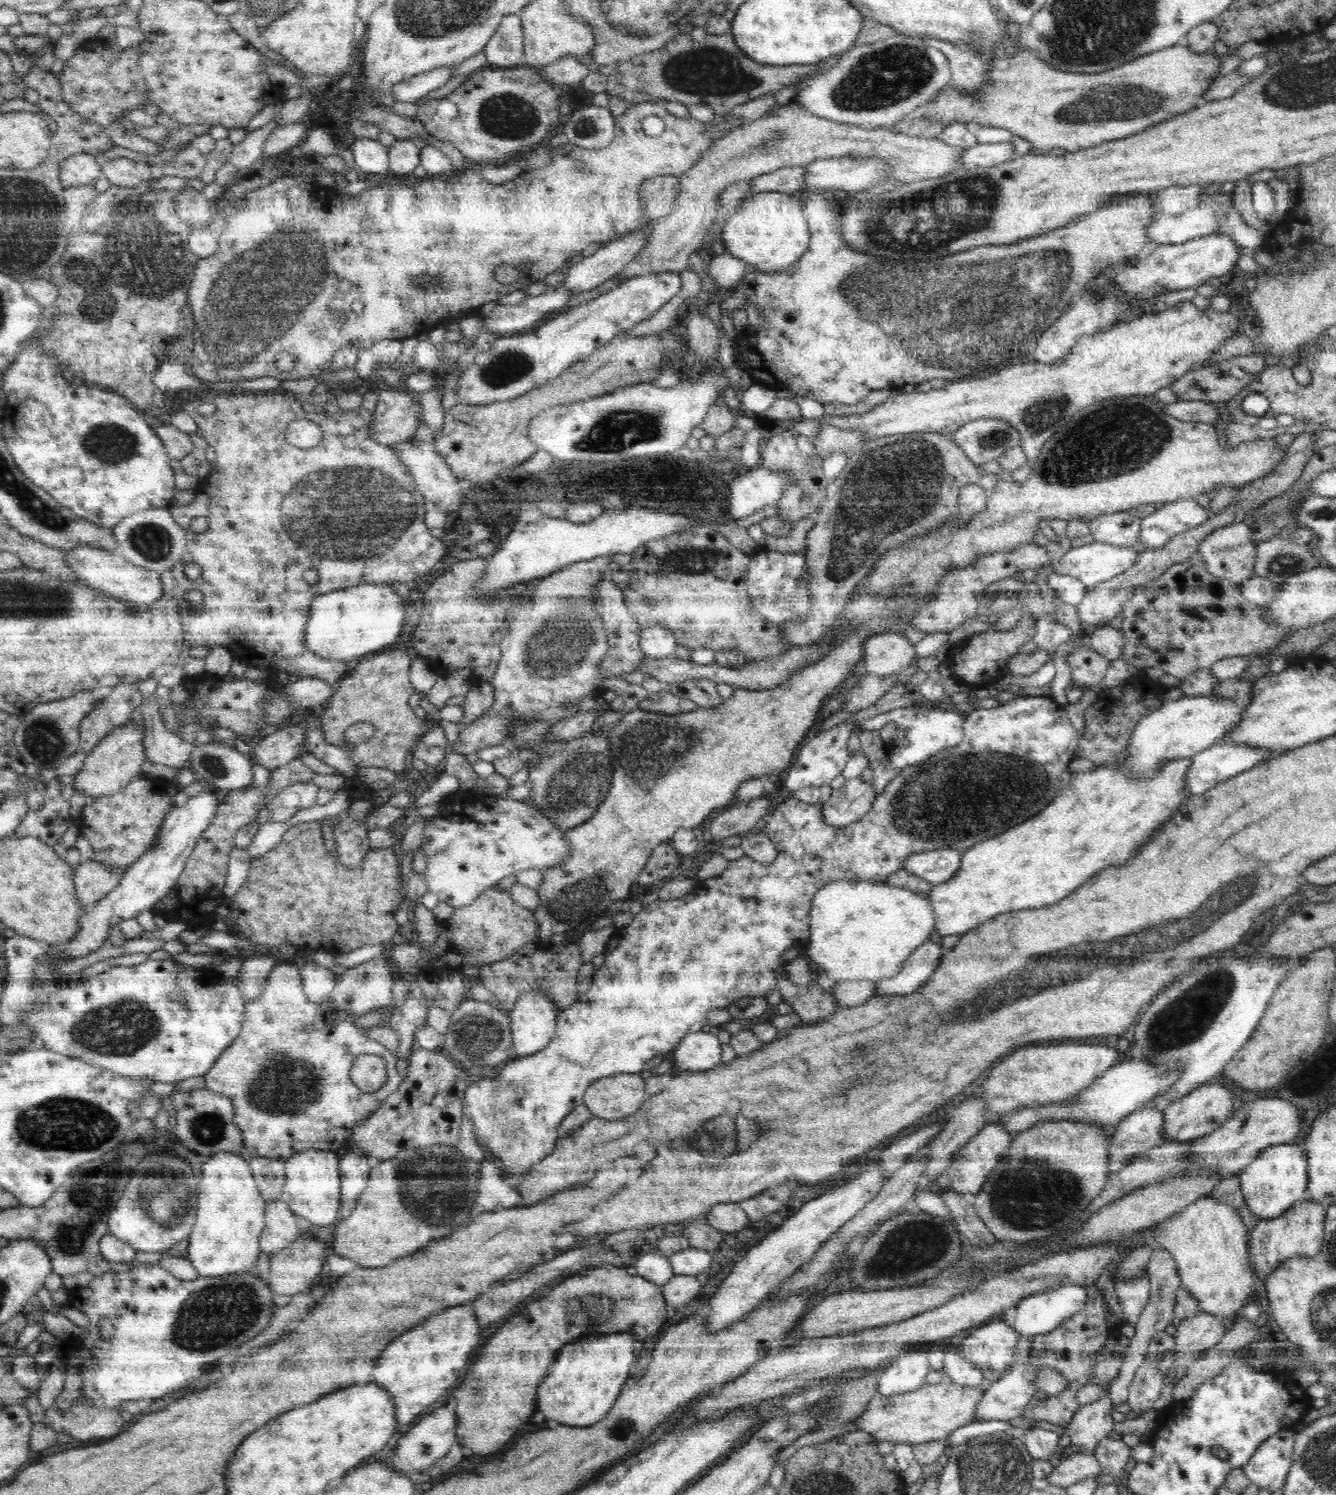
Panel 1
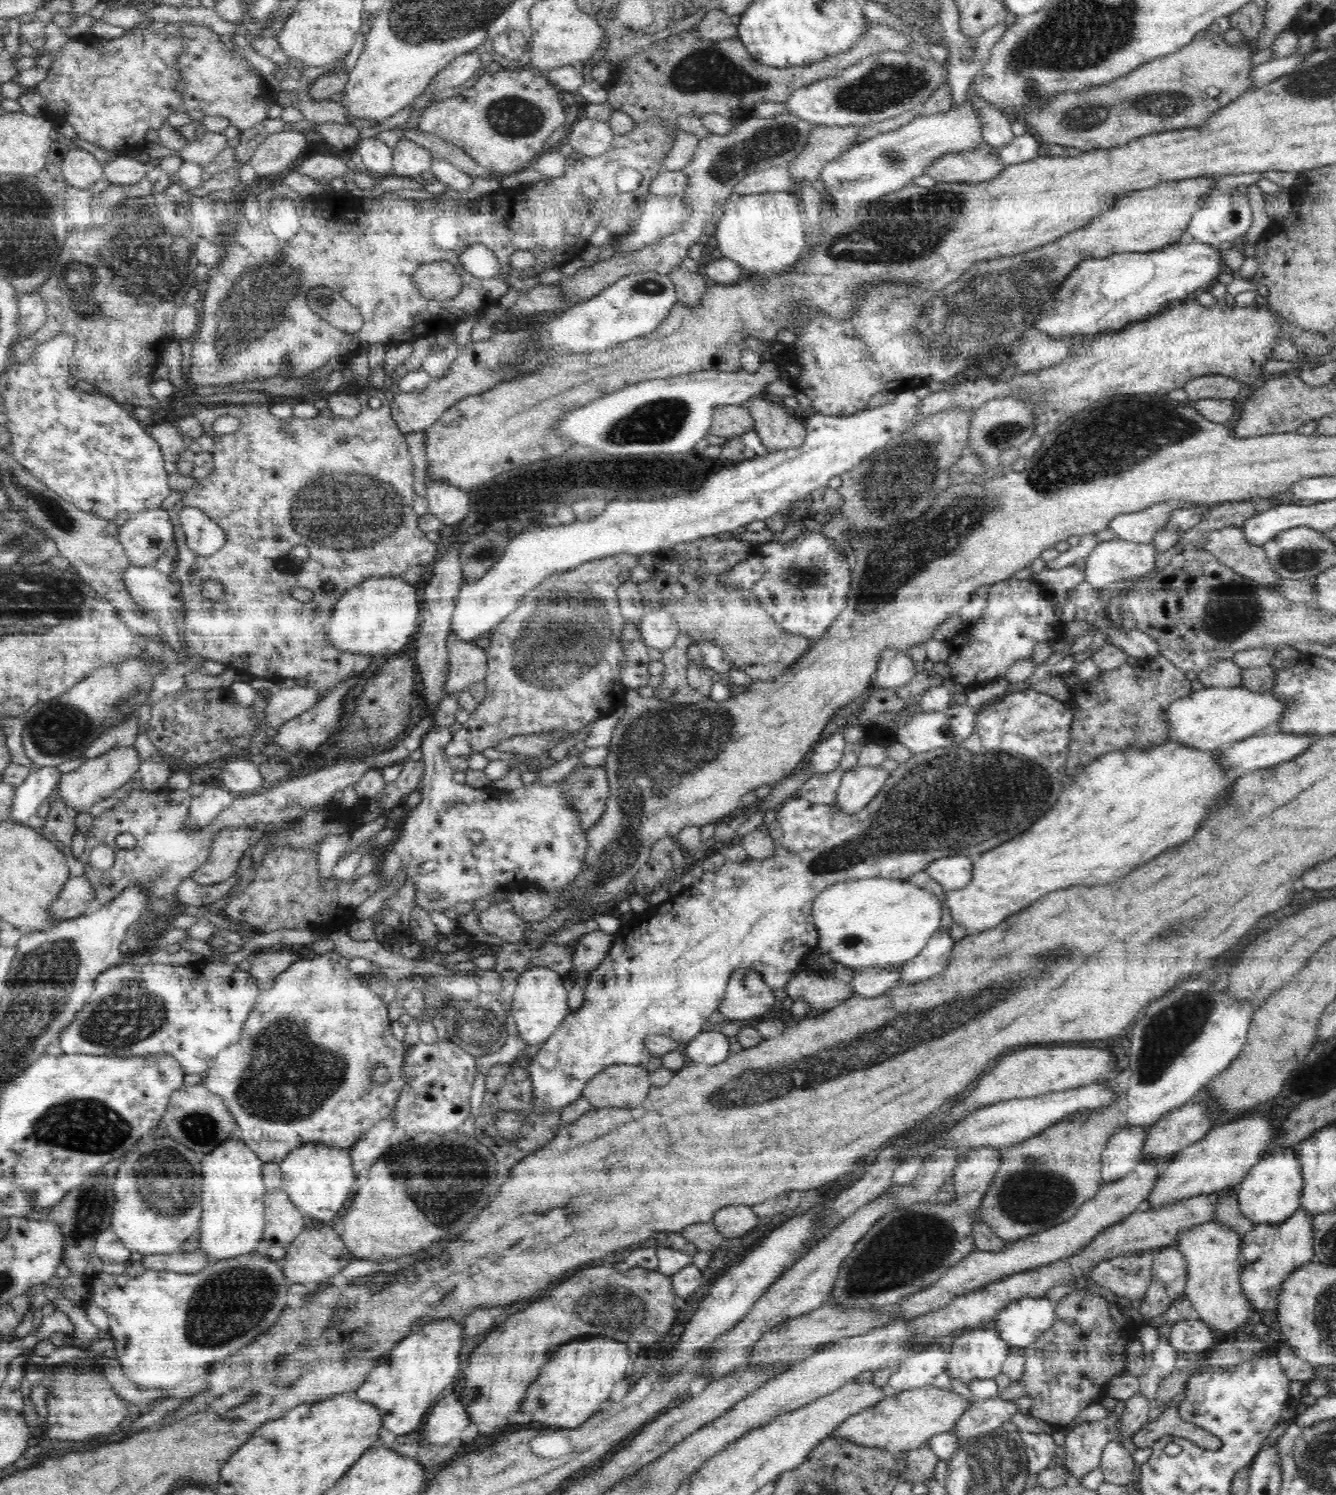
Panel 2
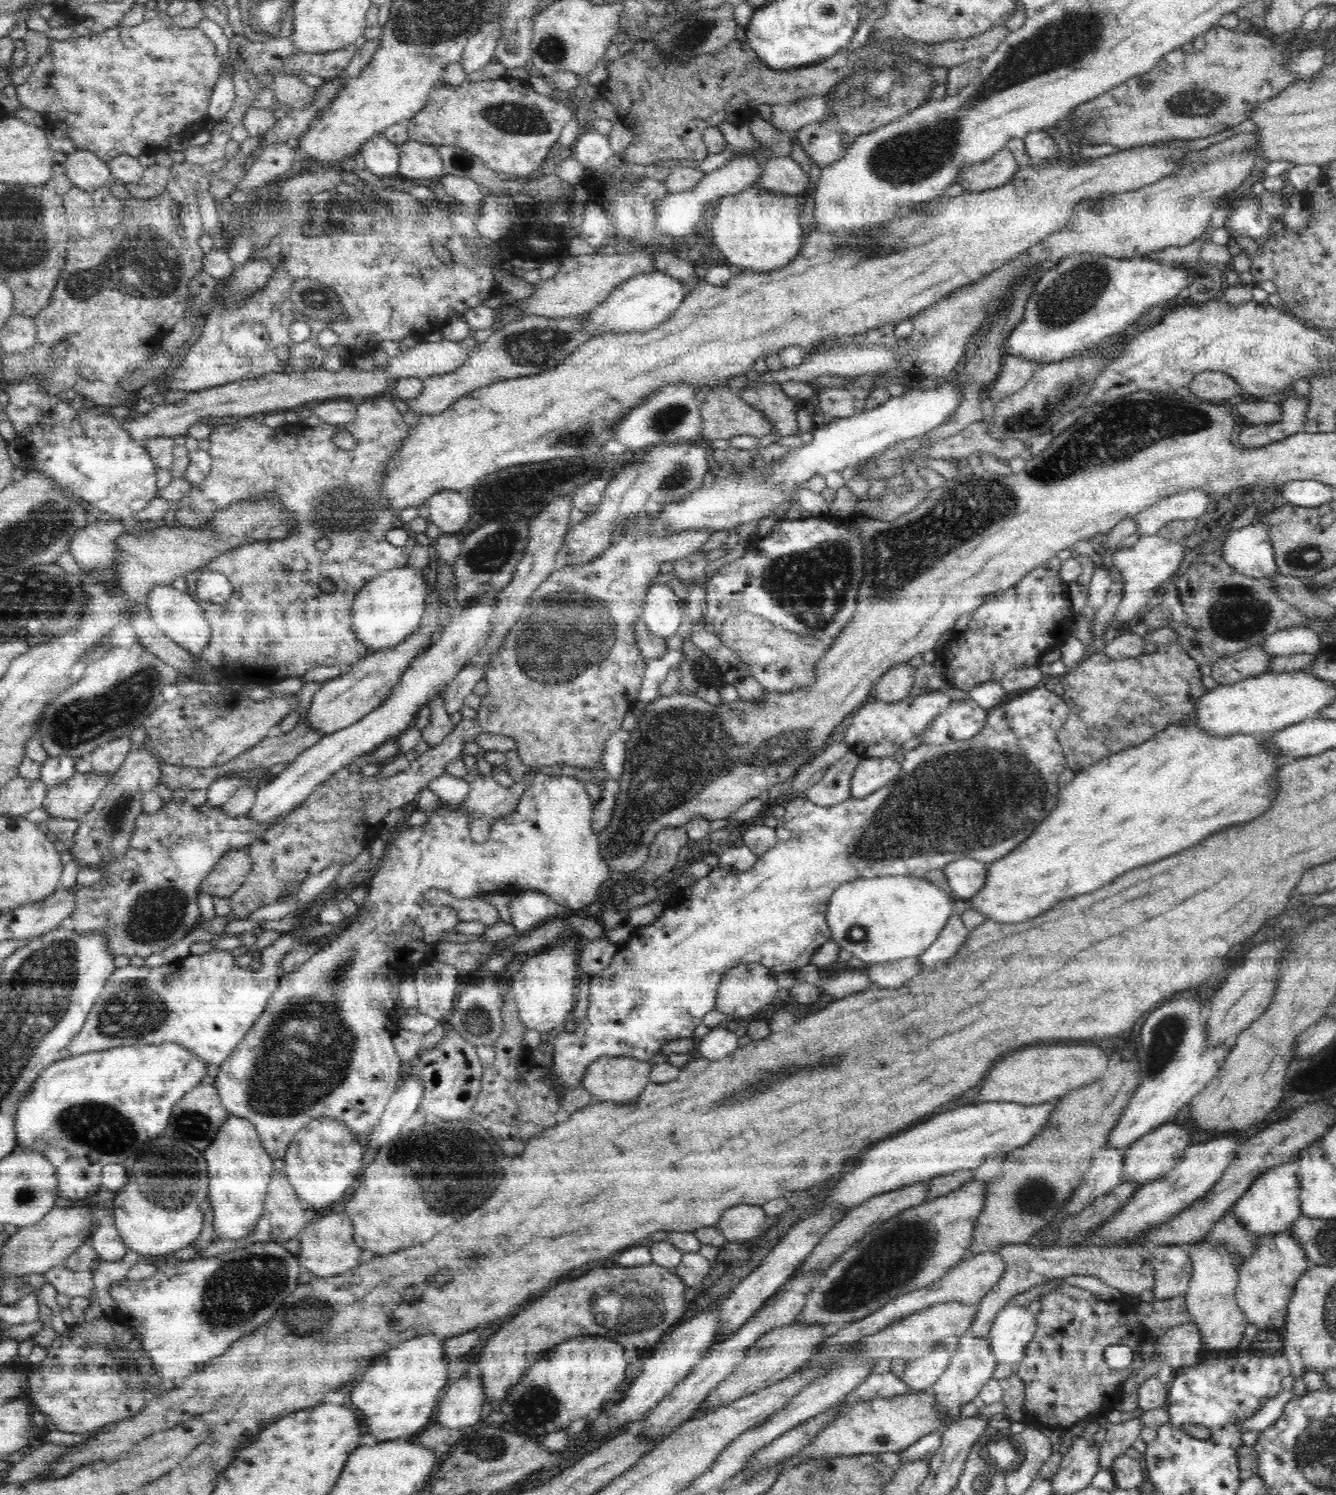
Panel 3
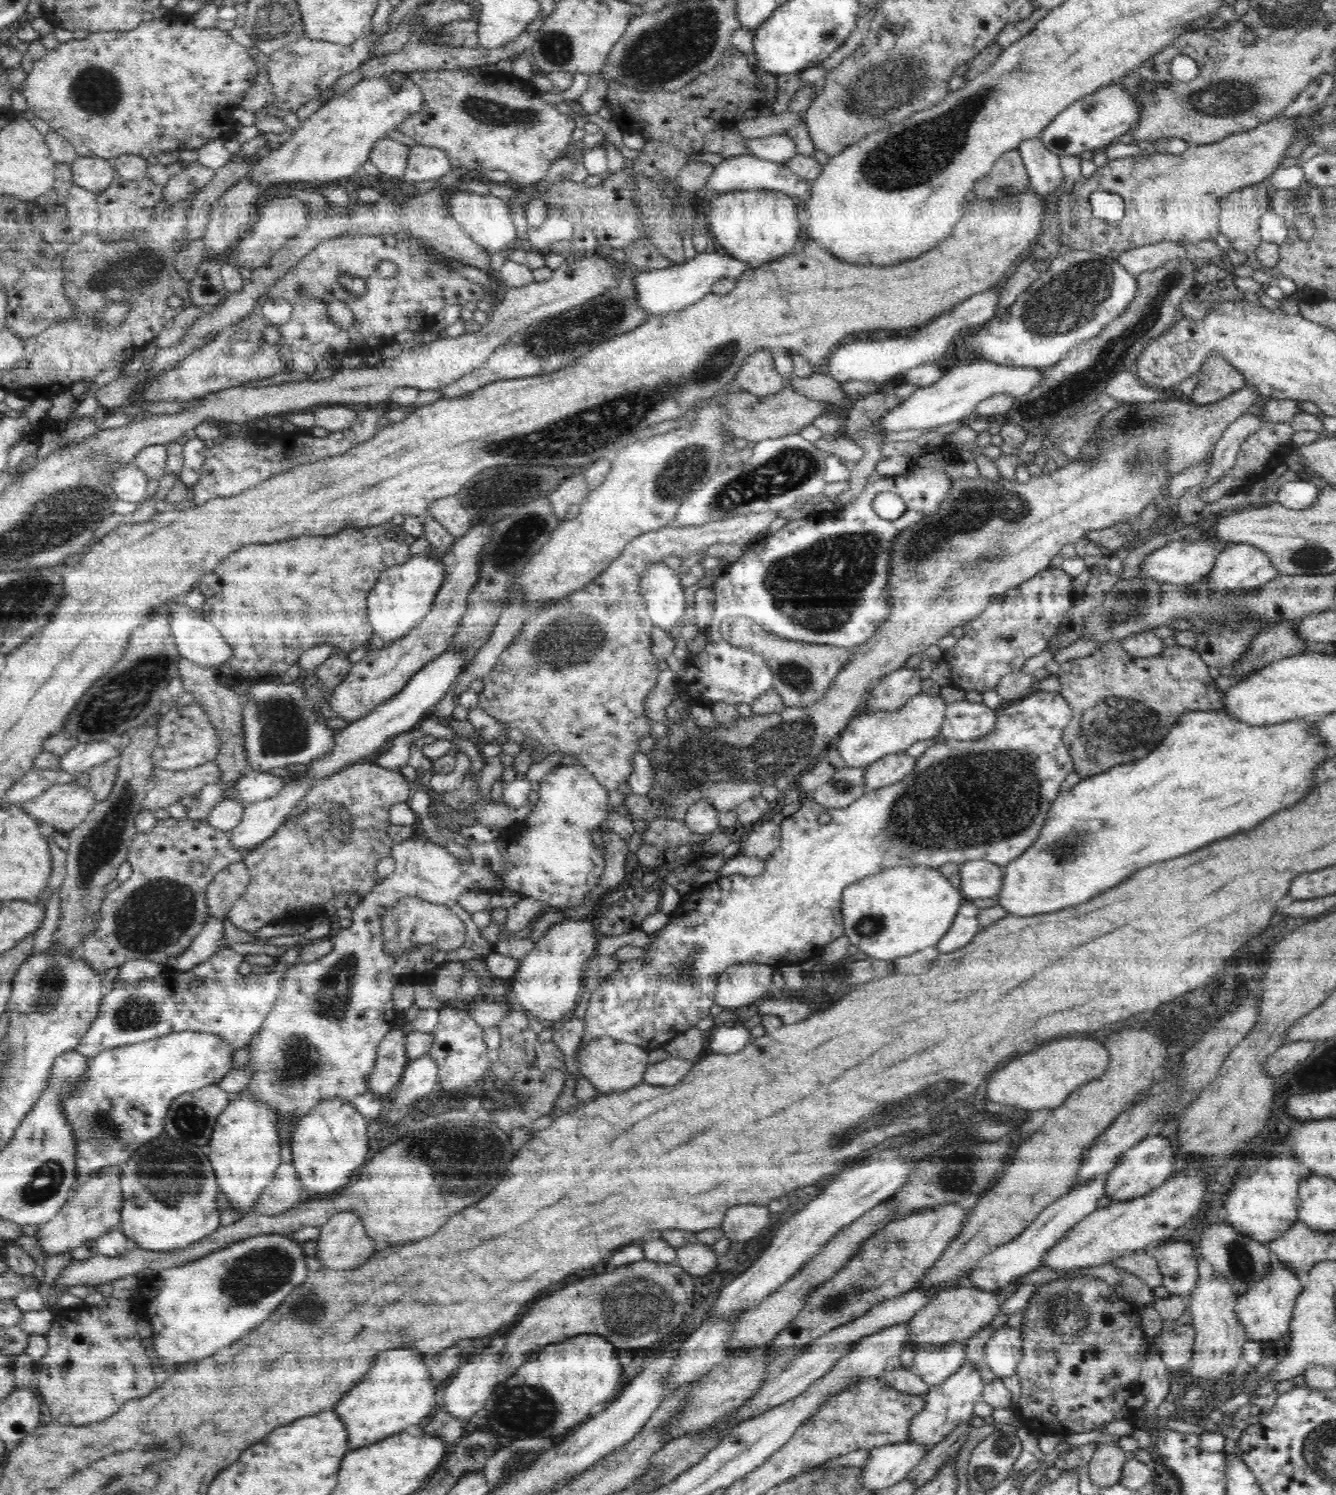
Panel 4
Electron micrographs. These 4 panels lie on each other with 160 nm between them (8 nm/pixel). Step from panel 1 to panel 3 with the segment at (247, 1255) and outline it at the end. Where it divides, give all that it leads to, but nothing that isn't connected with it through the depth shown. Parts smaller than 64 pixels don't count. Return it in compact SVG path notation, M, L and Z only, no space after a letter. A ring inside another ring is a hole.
M231 1115L228 1120L220 1126L216 1138L208 1146L206 1152L203 1152L207 1162L207 1173L209 1174L209 1201L214 1212L213 1235L216 1239L234 1241L250 1236L252 1228L257 1226L260 1218L263 1216L263 1204L265 1194L271 1179L276 1172L272 1169L272 1157L266 1152L266 1149L260 1142L259 1134L250 1120L242 1116Z

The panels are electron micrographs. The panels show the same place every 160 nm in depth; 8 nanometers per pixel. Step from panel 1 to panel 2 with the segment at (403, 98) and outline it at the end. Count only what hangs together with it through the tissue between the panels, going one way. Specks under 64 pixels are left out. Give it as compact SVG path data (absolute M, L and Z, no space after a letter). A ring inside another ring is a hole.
M472 51L457 56L423 92L436 94L440 90L448 90L448 88L466 84L467 81L473 81L474 74L482 68L480 55L479 51Z

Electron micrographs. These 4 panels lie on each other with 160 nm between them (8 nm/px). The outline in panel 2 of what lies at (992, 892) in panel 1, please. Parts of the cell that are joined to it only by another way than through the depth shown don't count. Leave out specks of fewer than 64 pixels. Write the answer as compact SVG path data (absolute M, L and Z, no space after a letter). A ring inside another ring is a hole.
M1168 740L1152 747L1103 754L1072 778L1072 784L1063 788L1054 808L1032 824L1028 832L1008 840L1008 844L1000 844L1000 848L991 848L992 852L984 852L984 856L973 858L971 881L964 888L944 892L943 901L953 922L962 926L967 935L994 928L1048 892L1114 882L1166 848L1186 842L1194 836L1214 802L1227 797L1224 792L1228 794L1235 781L1227 776L1219 760L1217 749L1196 750Z

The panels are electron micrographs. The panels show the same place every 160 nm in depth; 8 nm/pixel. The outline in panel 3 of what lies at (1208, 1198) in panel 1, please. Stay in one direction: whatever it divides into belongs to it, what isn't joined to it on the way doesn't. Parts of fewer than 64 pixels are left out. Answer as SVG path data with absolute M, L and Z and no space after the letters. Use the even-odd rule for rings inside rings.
M1202 1239L1200 1243L1194 1243L1189 1257L1193 1269L1187 1291L1184 1294L1187 1309L1192 1322L1196 1323L1202 1335L1202 1342L1206 1344L1206 1348L1222 1352L1217 1357L1217 1360L1222 1360L1226 1356L1226 1351L1231 1348L1240 1348L1239 1342L1249 1324L1235 1297L1238 1269L1230 1253L1226 1253L1226 1249L1205 1239Z

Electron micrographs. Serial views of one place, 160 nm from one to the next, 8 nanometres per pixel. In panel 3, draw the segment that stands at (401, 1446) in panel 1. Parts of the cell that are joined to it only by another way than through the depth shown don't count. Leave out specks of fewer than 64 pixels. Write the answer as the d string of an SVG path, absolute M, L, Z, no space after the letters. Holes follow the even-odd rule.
M467 1366L466 1372L449 1387L438 1404L436 1422L444 1428L464 1430L480 1423L485 1402L479 1366Z

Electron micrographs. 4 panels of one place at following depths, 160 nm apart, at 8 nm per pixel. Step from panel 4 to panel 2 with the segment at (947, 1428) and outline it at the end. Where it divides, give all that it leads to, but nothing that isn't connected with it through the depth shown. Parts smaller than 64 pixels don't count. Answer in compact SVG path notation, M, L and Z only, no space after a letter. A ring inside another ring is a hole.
M979 1327L962 1331L954 1335L954 1341L949 1345L952 1358L947 1364L946 1372L964 1382L967 1386L971 1380L994 1379L1002 1373L1002 1366L1010 1351L1008 1343L1000 1337L996 1329L982 1329Z

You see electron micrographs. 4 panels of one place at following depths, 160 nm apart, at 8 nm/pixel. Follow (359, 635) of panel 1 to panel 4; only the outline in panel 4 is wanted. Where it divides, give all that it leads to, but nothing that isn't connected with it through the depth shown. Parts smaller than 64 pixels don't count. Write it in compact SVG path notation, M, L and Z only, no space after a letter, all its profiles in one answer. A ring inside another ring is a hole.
M432 551L426 555L412 556L405 564L382 572L375 587L367 594L368 621L373 634L386 642L407 636L424 616L428 616L433 598L447 575L445 570L440 555Z

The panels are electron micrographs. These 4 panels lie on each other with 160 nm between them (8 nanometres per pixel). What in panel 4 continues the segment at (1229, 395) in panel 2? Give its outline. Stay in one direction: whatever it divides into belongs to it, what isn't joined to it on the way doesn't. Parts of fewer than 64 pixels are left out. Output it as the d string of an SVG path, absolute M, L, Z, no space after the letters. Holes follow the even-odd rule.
M1217 352L1211 353L1197 375L1198 382L1193 394L1187 398L1194 405L1207 405L1222 400L1247 386L1245 376Z

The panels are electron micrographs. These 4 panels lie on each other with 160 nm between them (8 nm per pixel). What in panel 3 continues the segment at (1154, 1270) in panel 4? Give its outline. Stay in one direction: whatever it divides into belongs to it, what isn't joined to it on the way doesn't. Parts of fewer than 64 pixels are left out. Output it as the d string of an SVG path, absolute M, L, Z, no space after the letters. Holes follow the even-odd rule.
M1027 1243L996 1247L995 1251L1005 1260L1006 1270L1002 1278L990 1288L990 1292L977 1305L975 1319L969 1326L968 1334L978 1338L988 1338L998 1311L1013 1300L1015 1294L1028 1290L1031 1286L1049 1279L1062 1279L1066 1276L1095 1276L1112 1288L1117 1288L1125 1296L1140 1294L1152 1289L1155 1283L1152 1253L1141 1244L1114 1244L1110 1246L1042 1246L1034 1247Z

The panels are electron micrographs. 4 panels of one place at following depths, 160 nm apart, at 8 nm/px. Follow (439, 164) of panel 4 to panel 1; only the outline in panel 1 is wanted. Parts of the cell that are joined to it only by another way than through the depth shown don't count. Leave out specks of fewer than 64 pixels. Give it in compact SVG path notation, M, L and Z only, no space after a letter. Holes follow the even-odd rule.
M396 140L388 148L389 170L394 176L412 176L419 165L422 145L411 140Z

